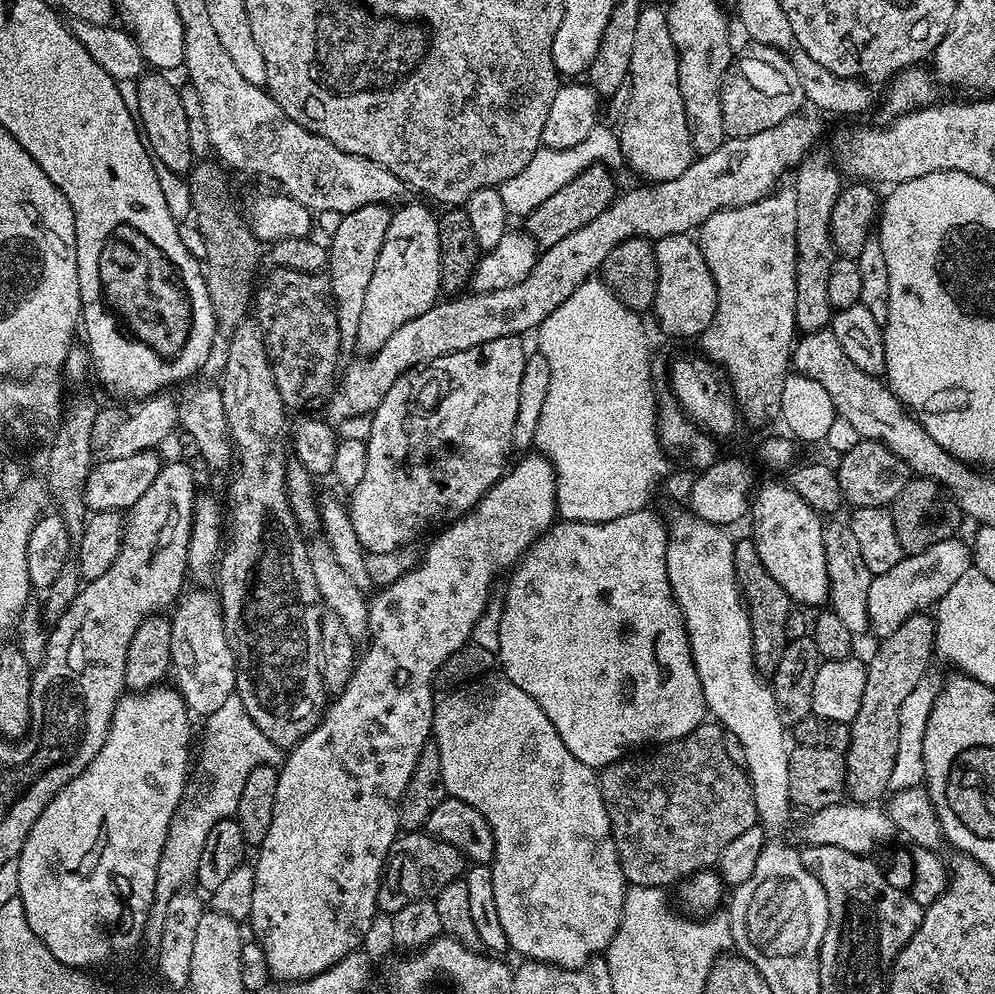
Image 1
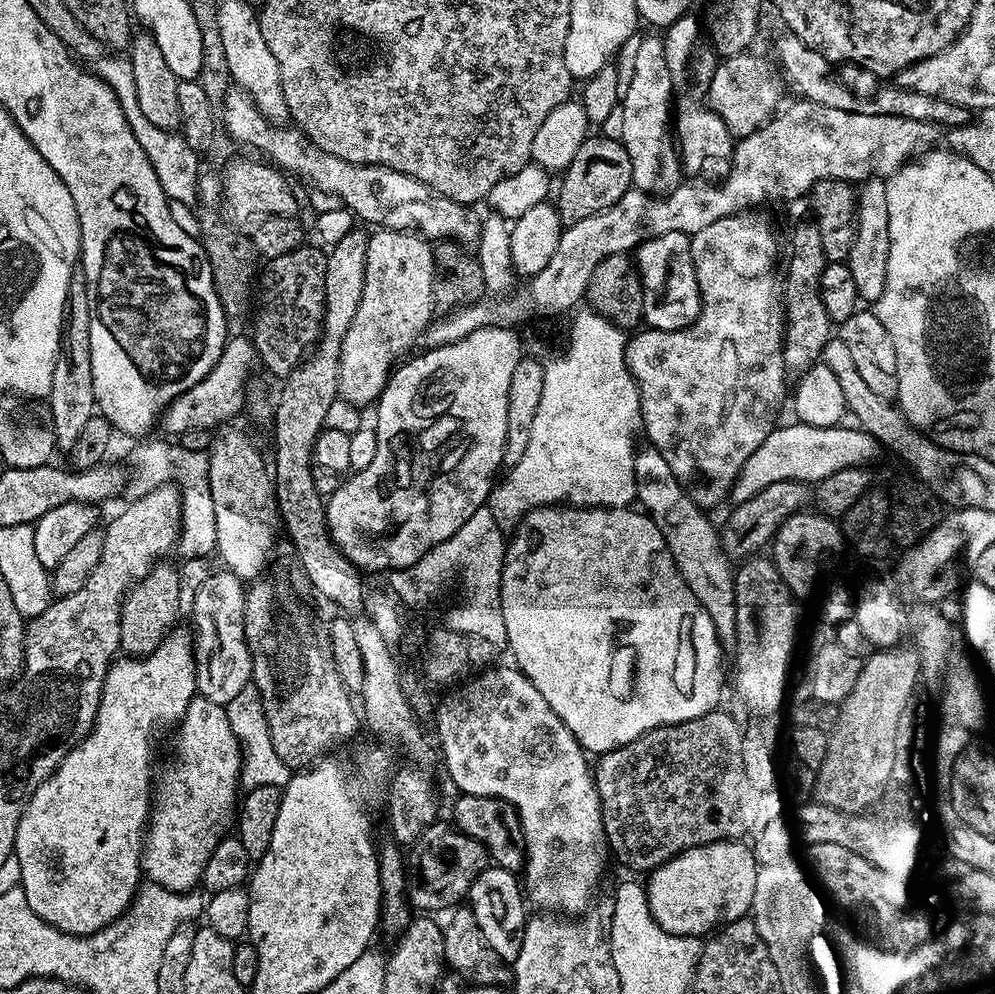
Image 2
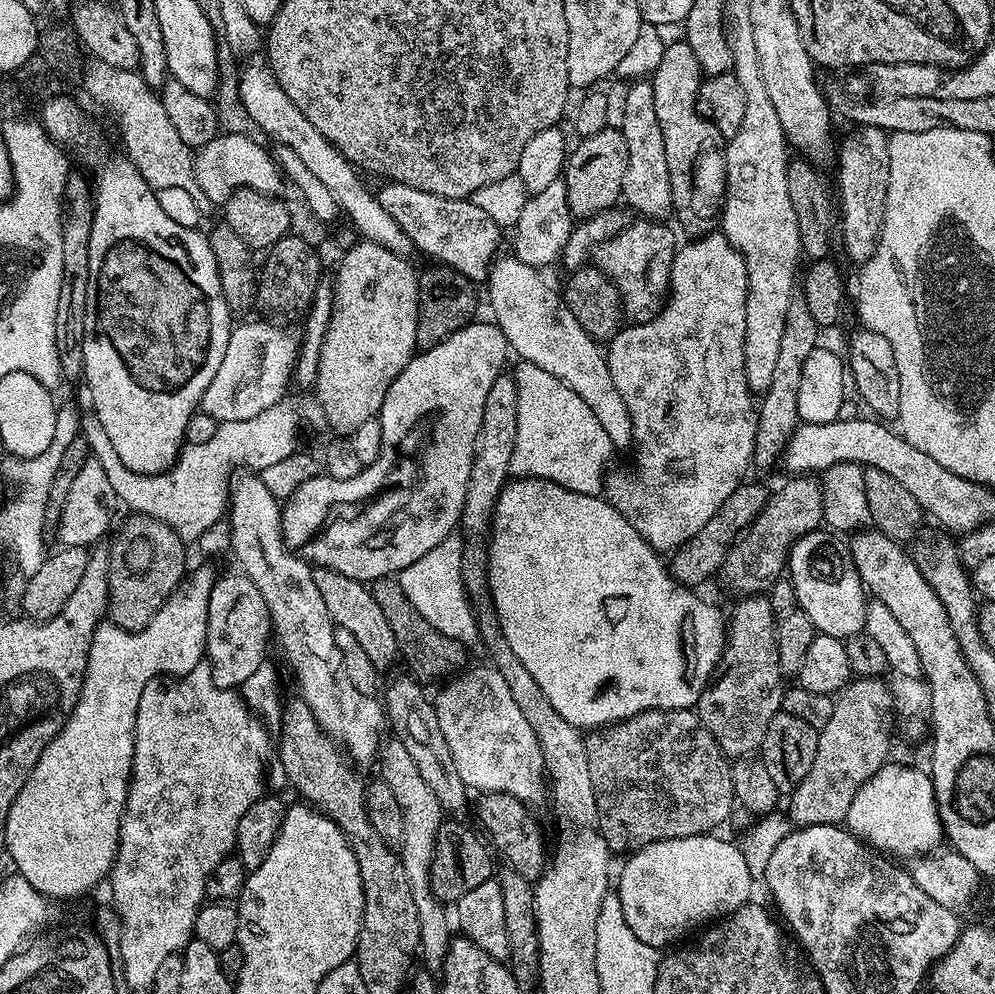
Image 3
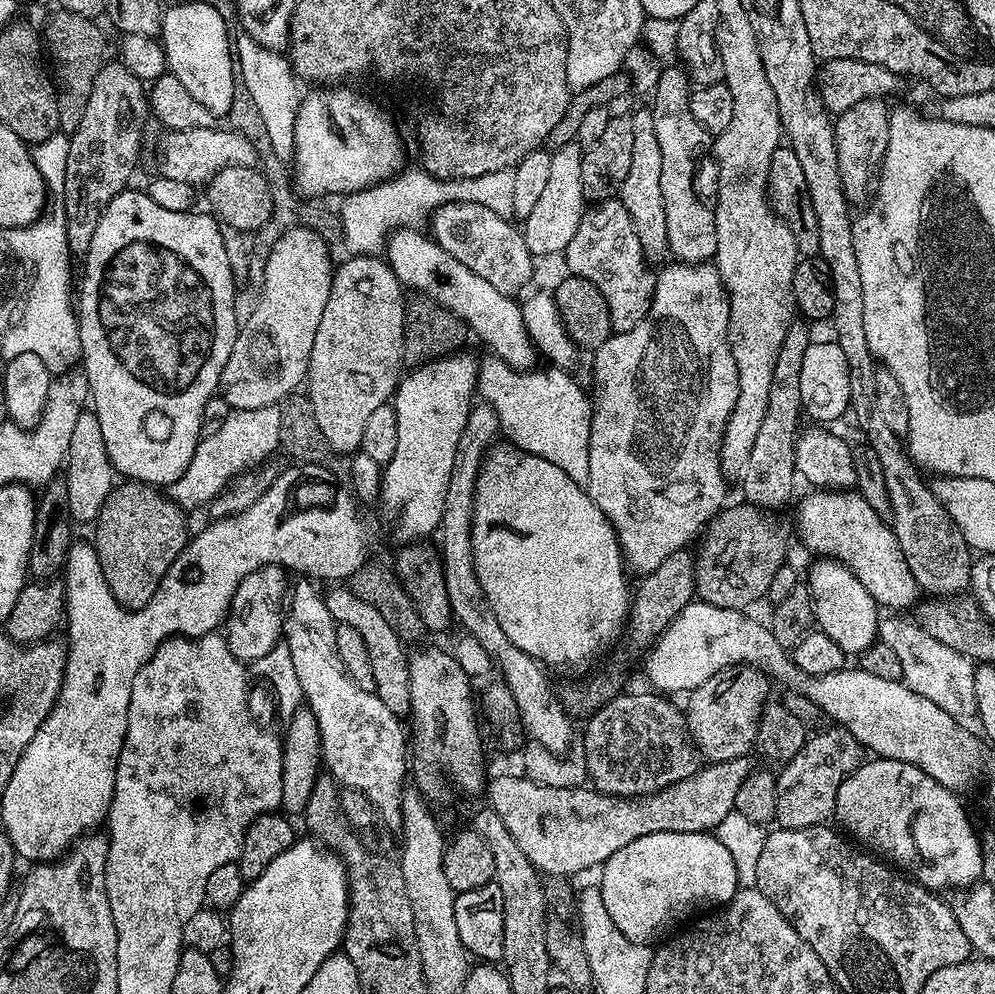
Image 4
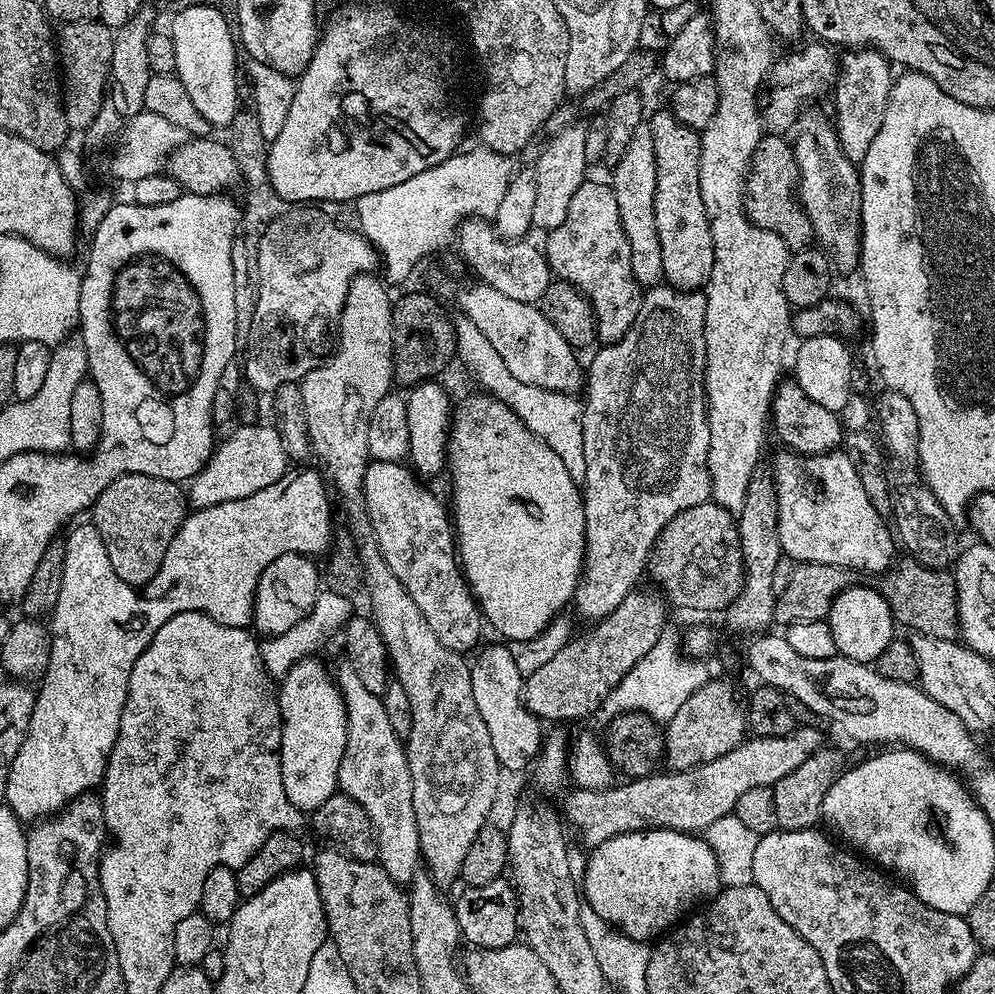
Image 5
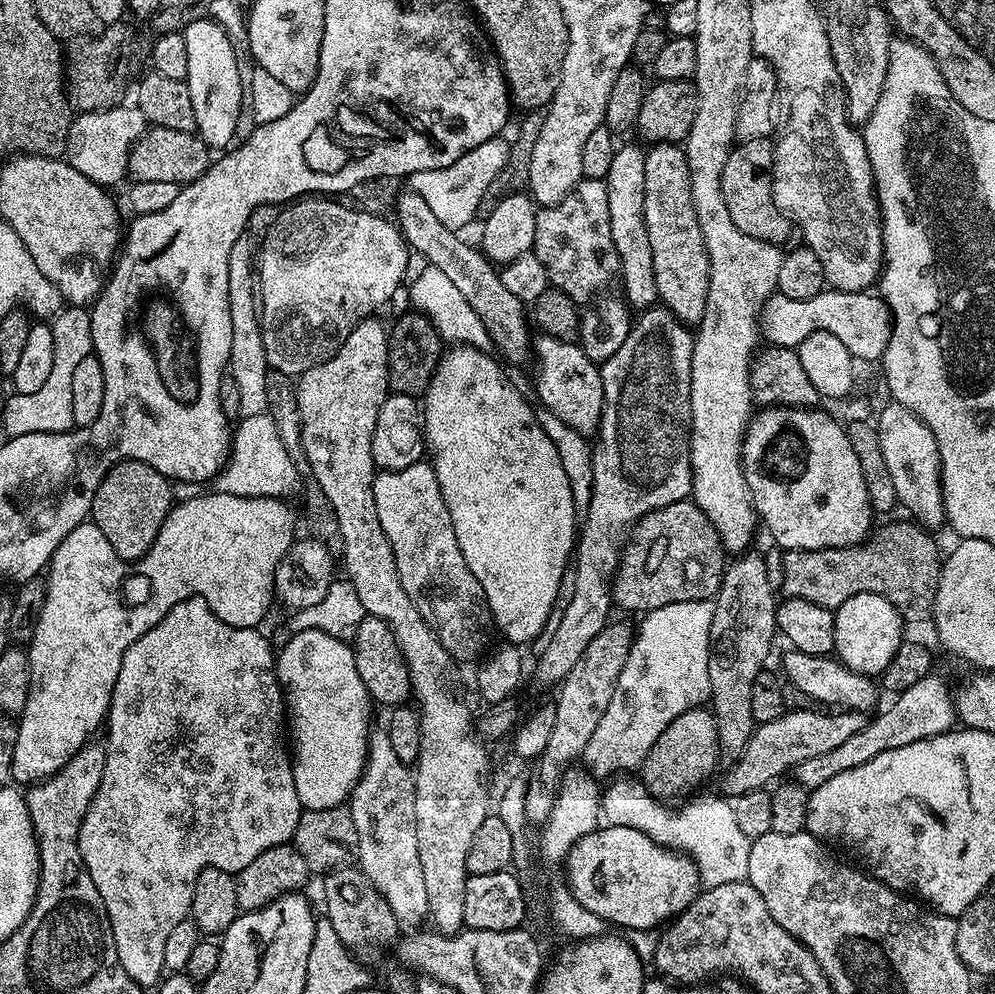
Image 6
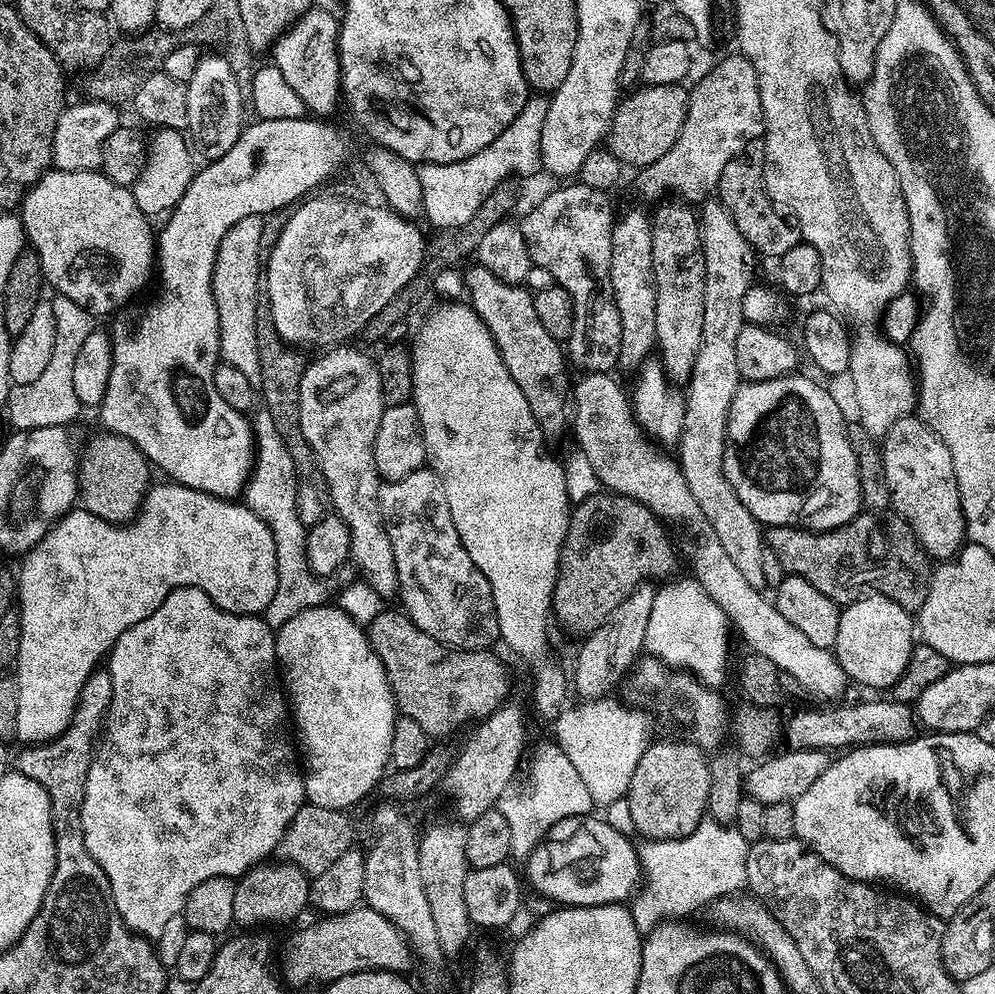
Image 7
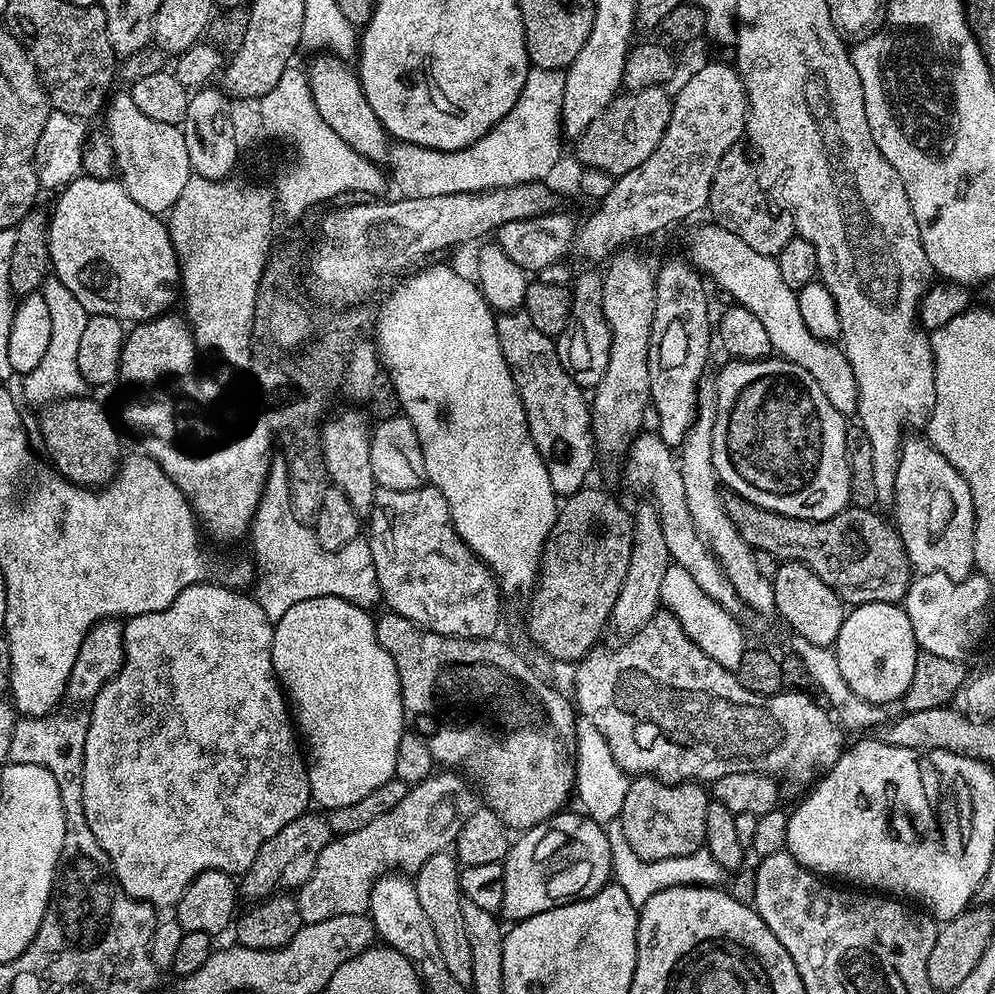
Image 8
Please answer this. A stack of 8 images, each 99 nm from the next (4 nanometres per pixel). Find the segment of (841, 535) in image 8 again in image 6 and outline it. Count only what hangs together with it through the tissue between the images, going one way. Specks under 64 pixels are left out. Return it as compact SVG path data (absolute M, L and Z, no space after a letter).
M907 523L888 524L885 528L877 527L863 544L855 544L849 548L787 549L784 552L785 570L780 592L787 599L802 598L806 602L814 602L818 606L833 610L840 608L842 602L846 602L846 598L854 598L854 594L878 594L890 601L898 610L901 620L909 625L916 624L919 620L927 621L932 615L932 607L936 601L942 551L940 552L939 546L936 545L936 540L932 537L935 535L931 531L915 523Z

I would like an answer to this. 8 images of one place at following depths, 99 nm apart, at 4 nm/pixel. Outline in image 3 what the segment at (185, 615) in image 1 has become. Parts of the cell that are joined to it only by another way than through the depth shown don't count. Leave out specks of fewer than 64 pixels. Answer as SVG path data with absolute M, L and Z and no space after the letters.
M243 574L236 576L223 576L217 579L215 586L210 592L210 606L208 607L208 617L206 618L206 653L207 663L212 665L212 677L220 688L239 689L241 684L258 670L258 666L265 663L264 651L268 648L268 636L273 635L272 615L268 613L268 607L258 586L250 582L250 578Z

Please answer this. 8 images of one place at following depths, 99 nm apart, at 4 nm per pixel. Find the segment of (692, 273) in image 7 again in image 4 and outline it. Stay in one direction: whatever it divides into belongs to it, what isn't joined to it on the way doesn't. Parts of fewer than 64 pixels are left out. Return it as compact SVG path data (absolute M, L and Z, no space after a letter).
M664 66L659 69L658 75L654 80L652 92L652 105L650 111L654 118L654 131L658 137L658 147L662 153L662 198L666 202L666 238L668 239L669 253L679 263L682 264L706 264L715 257L718 250L718 230L716 229L716 213L711 207L708 208L700 201L700 196L696 193L696 167L700 164L700 159L704 156L704 151L709 151L710 145L714 138L706 130L706 126L702 126L702 122L698 122L698 118L694 118L694 114L690 110L690 102L692 101L692 88L687 72L683 67L668 68L672 66Z

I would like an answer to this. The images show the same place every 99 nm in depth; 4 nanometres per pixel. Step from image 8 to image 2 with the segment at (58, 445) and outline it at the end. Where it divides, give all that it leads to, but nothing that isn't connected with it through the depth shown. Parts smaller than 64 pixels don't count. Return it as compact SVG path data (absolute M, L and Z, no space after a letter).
M157 562L138 583L132 585L124 594L124 601L120 603L120 652L128 658L150 656L165 636L172 631L177 623L176 615L180 612L180 576L176 568L168 562Z

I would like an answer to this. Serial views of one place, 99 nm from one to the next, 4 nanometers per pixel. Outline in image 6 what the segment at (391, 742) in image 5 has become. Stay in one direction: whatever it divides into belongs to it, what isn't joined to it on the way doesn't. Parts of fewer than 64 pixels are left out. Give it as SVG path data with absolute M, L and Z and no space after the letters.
M380 730L380 732L373 731L368 738L368 750L366 753L366 763L364 771L360 773L360 781L354 786L350 797L350 807L352 809L352 817L354 818L354 830L358 830L358 850L360 855L358 857L358 867L360 871L366 874L366 878L370 878L370 882L380 894L386 898L386 902L390 902L390 910L394 910L397 920L401 925L408 926L408 924L416 924L412 926L420 926L420 924L429 919L430 913L428 907L430 901L426 898L426 881L422 874L422 861L418 858L418 830L416 829L416 819L414 818L414 802L416 801L416 782L414 779L414 772L409 765L404 764L398 754L394 751L394 746L390 743L387 731Z

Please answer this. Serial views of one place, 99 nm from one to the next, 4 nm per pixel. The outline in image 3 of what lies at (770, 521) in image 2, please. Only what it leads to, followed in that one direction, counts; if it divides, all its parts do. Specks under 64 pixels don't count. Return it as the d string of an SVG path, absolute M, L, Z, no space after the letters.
M748 483L739 484L734 494L730 494L730 498L726 498L726 502L722 502L722 506L714 510L714 518L710 518L710 522L706 522L706 526L702 526L702 530L698 530L694 538L690 538L671 553L670 571L679 584L697 586L696 584L702 583L703 580L710 579L715 572L717 575L723 569L724 559L732 545L747 532L752 520L758 518L758 514L766 506L770 492L760 484Z

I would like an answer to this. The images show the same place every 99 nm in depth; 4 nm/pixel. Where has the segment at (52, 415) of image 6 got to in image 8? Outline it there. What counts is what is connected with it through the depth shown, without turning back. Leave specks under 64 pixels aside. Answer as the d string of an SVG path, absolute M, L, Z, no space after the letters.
M48 278L42 287L47 309L50 310L51 337L50 346L42 357L42 362L22 376L24 396L35 406L53 404L55 400L65 400L75 396L83 396L89 391L89 384L82 378L82 370L78 370L78 345L82 339L88 321L89 312L74 298L66 286L55 278Z

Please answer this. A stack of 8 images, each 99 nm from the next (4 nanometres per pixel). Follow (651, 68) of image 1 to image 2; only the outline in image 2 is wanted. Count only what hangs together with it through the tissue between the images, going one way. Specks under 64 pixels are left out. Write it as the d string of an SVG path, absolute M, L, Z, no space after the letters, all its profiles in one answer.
M659 35L640 36L638 54L634 57L634 78L622 94L622 138L626 154L630 154L632 188L653 196L666 196L682 182L680 153L674 139L672 83L666 67L666 50Z

